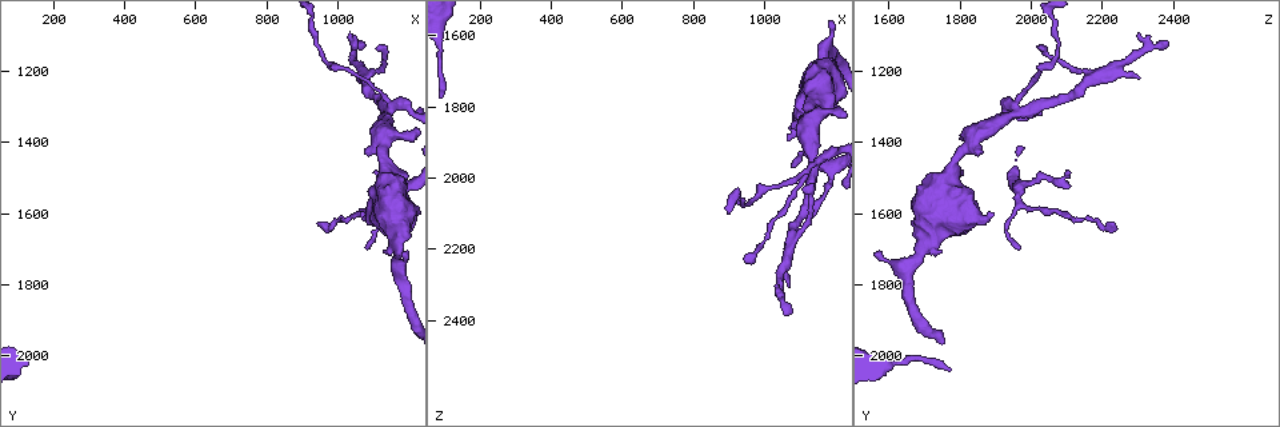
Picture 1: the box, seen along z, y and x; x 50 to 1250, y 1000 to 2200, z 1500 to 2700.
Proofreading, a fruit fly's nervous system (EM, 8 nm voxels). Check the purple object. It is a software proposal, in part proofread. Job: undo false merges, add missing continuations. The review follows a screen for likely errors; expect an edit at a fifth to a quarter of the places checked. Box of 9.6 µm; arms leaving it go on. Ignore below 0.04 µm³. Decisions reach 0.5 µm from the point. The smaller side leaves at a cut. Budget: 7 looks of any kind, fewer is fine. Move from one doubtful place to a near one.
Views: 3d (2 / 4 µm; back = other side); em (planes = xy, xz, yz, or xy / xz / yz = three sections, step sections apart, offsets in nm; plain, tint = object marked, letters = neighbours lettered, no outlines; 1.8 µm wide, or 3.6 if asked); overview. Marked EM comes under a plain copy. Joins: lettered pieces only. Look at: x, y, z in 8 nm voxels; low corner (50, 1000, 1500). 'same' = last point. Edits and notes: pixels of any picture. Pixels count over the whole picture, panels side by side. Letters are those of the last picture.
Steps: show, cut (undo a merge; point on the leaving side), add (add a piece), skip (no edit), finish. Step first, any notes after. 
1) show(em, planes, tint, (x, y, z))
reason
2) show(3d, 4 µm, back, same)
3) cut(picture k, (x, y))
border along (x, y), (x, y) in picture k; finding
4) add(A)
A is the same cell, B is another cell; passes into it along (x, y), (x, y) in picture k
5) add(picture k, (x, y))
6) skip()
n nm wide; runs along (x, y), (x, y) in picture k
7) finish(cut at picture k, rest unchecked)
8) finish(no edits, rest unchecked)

show(em, yz, step 16, tint, (1150, 1320, 1950))
small branch off a trunk

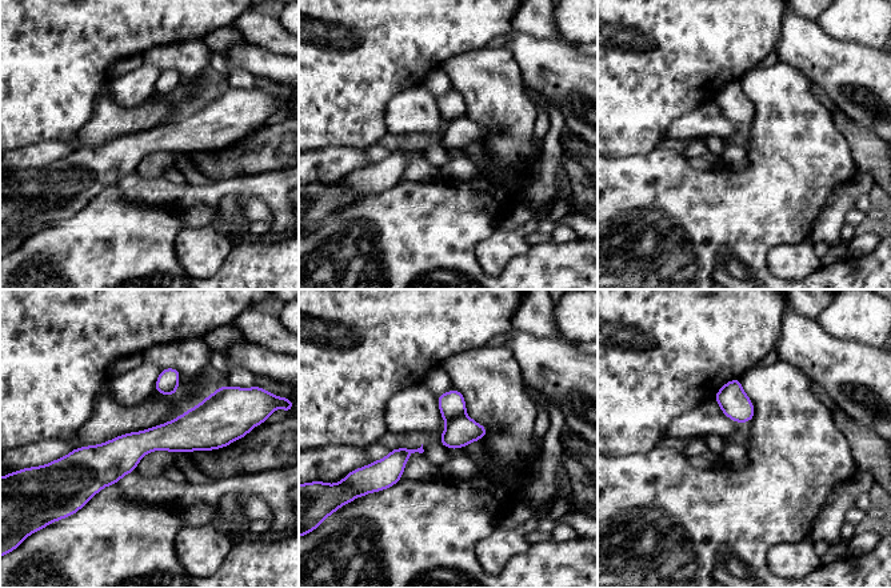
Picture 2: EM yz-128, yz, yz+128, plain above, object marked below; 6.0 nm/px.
show(em, yz, step 16, letters, same)
see the neighbours

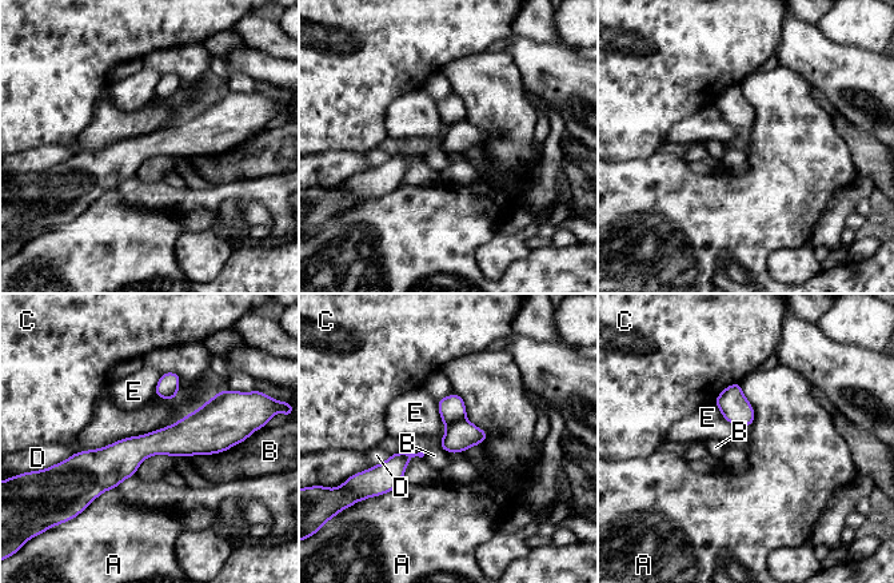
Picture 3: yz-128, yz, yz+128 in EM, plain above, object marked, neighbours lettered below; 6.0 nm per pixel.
cut(picture 3, (451, 408))
A, B, C, D and E are other cells; border along (465, 416), (446, 427) in picture 3; two cells meet here

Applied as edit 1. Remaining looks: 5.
show(em, xy, step 16, letters, (1130, 1710, 1750))
free end

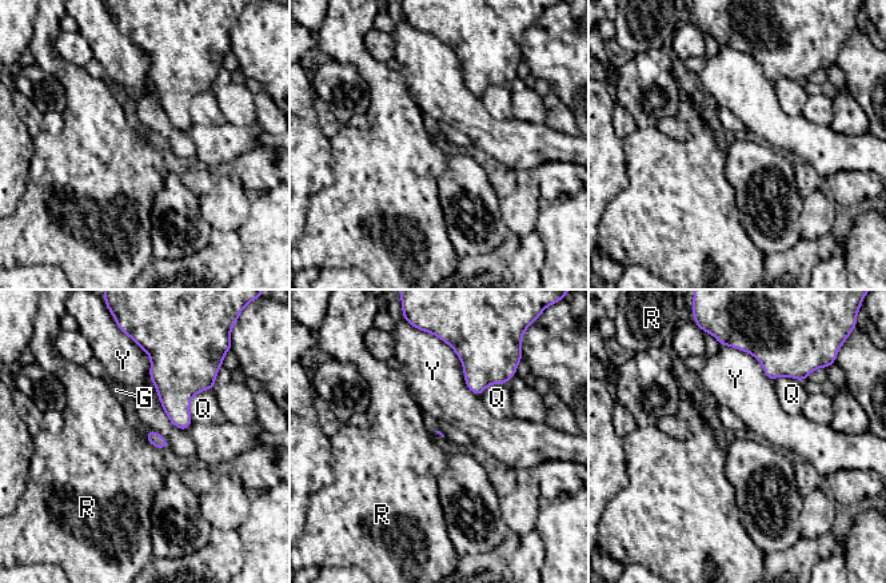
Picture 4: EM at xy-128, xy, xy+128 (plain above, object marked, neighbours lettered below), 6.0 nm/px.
skip()
Y touches over 360 nm; G, Q, R and Y are other cells; no lettered piece goes on from it

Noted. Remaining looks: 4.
show(3d, 2 µm, (1060, 1120, 2380))
free end

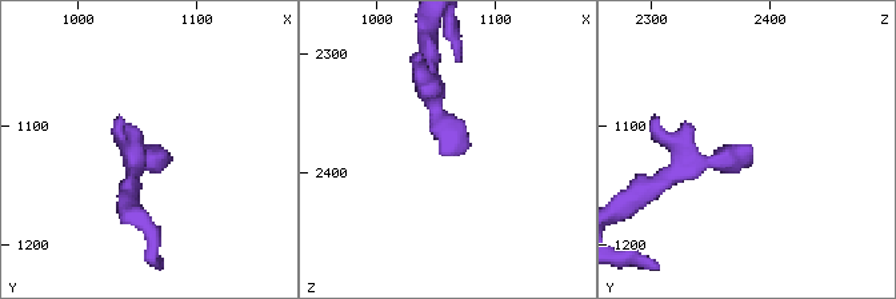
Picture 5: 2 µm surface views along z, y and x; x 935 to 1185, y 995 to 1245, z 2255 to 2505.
show(em, 3.6 µm, xz, step 16, letters, (1054, 1118, 2384))
need the tissue

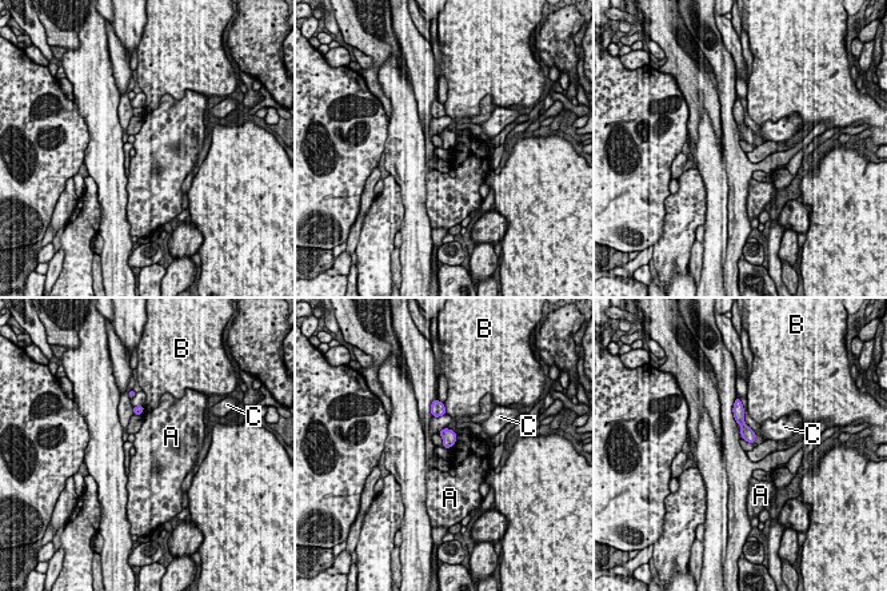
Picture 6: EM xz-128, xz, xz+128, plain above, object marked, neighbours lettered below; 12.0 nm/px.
skip()
A, B and C are other cells; border along (446, 427), (455, 432), (450, 447) in picture 6; no lettered piece goes on from it

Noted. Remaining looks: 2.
finish(cut at picture 3, rest unchecked)

